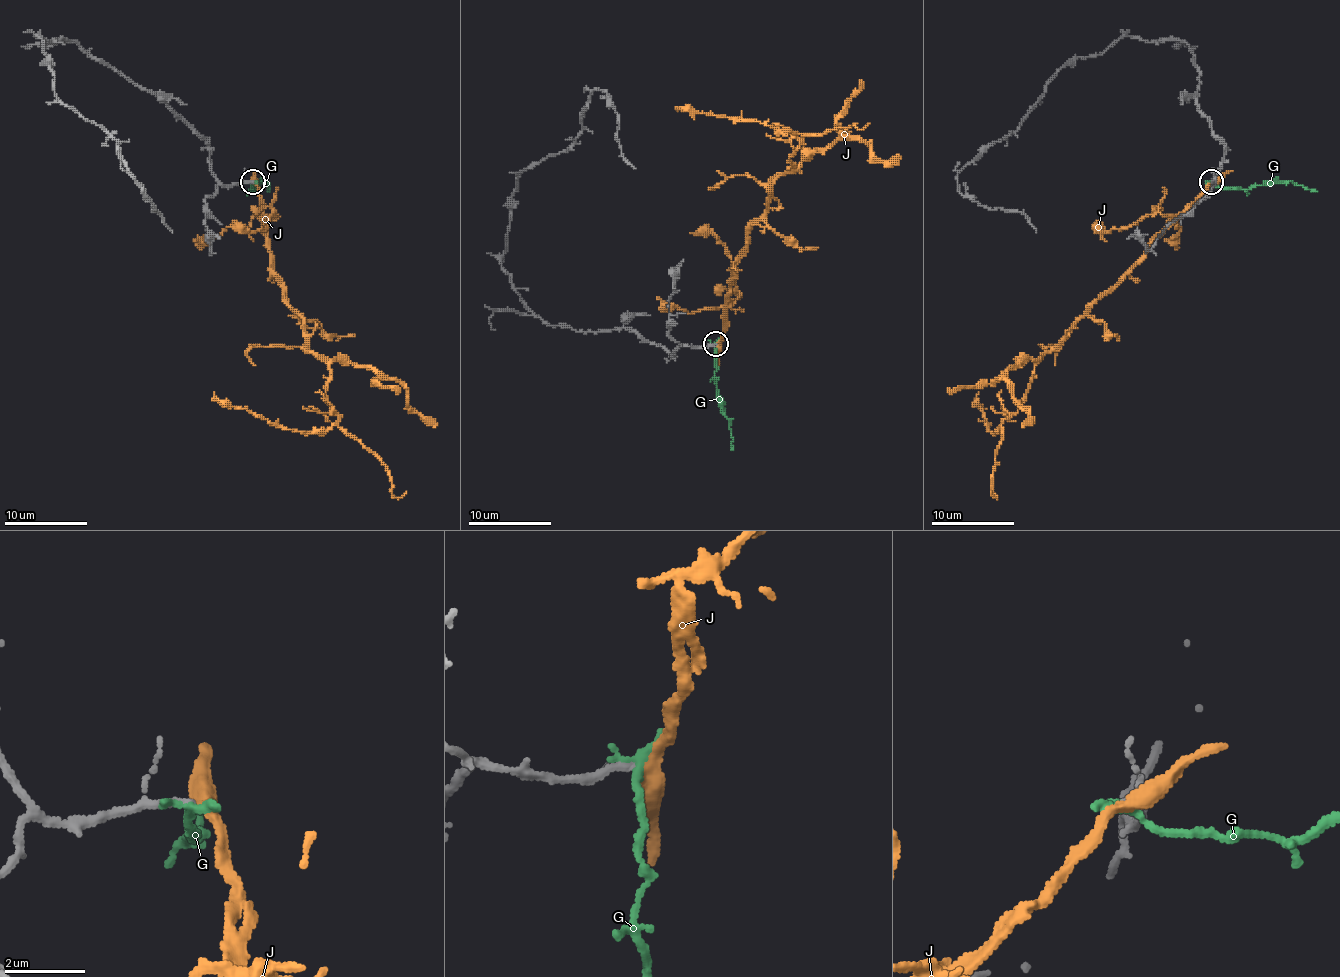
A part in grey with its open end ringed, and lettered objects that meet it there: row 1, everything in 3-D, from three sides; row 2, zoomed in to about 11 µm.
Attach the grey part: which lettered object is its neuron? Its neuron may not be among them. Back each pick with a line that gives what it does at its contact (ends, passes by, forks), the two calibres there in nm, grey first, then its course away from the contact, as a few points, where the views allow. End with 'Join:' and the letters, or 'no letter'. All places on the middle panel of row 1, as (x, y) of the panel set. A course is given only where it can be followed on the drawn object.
Join: no letter

